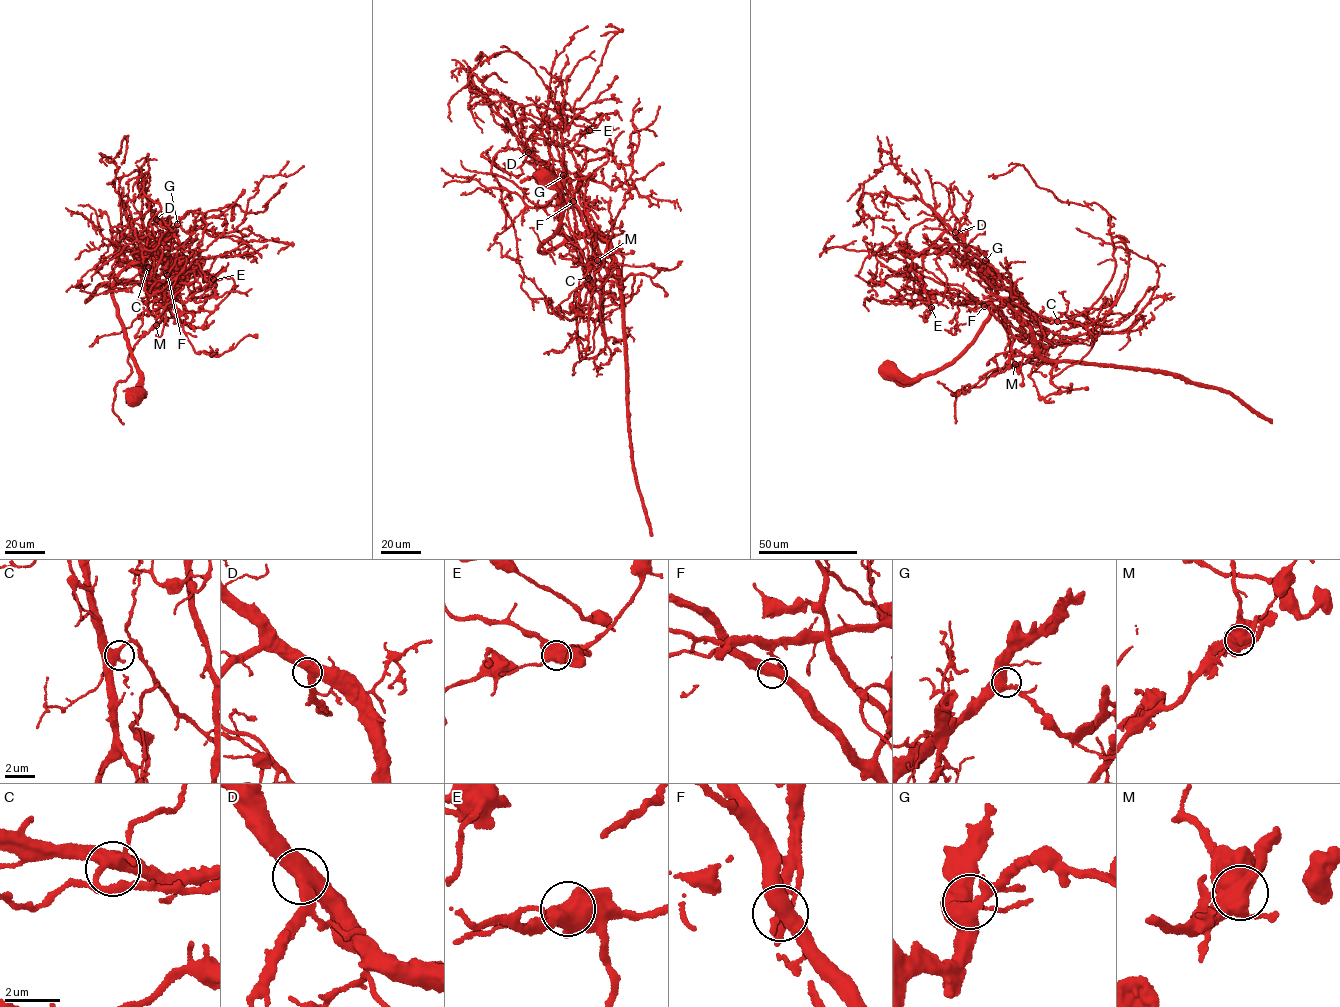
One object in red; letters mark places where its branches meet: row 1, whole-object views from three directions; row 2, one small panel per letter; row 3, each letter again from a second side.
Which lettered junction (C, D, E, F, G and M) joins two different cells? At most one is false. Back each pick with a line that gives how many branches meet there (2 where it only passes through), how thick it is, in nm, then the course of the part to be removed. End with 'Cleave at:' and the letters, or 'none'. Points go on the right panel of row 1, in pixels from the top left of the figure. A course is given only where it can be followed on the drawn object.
M: 4 | 650 nm | (1015, 364), (996, 370), (978, 387), (965, 386), (956, 396), (955, 423)
Cleave at: M

